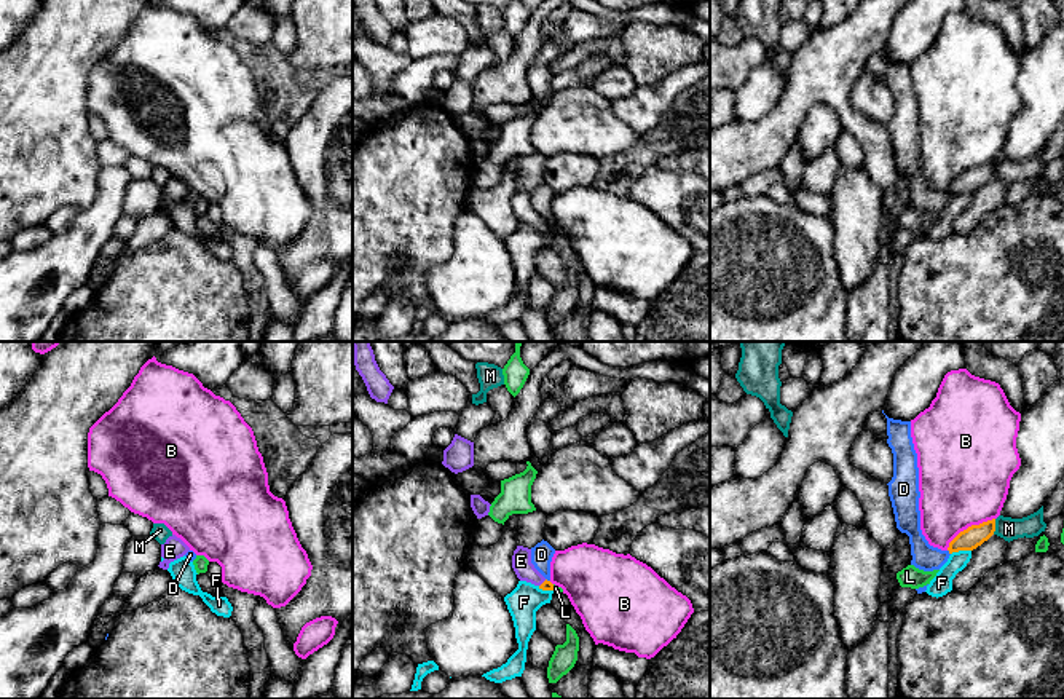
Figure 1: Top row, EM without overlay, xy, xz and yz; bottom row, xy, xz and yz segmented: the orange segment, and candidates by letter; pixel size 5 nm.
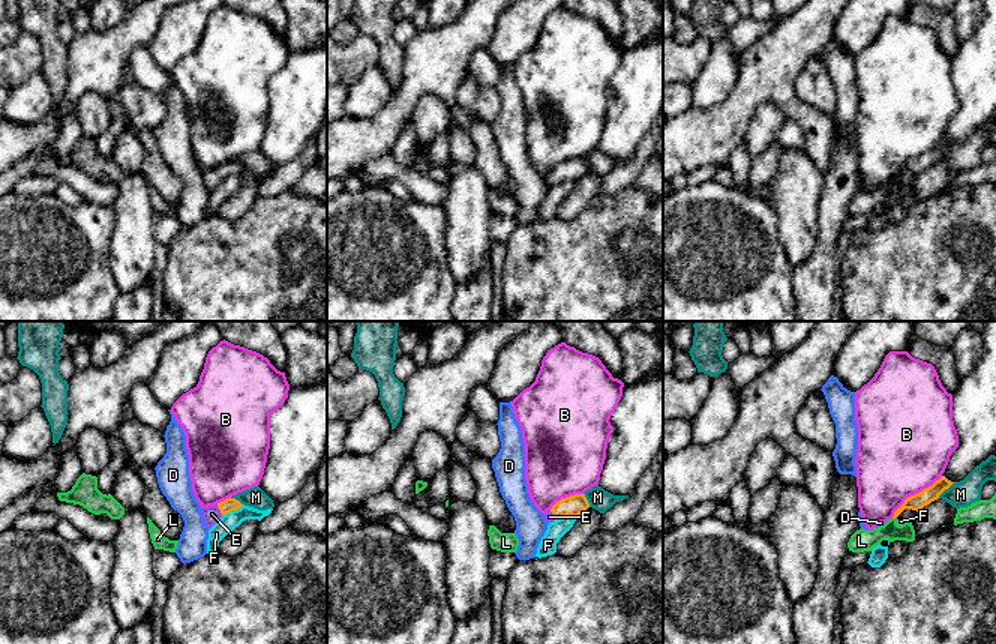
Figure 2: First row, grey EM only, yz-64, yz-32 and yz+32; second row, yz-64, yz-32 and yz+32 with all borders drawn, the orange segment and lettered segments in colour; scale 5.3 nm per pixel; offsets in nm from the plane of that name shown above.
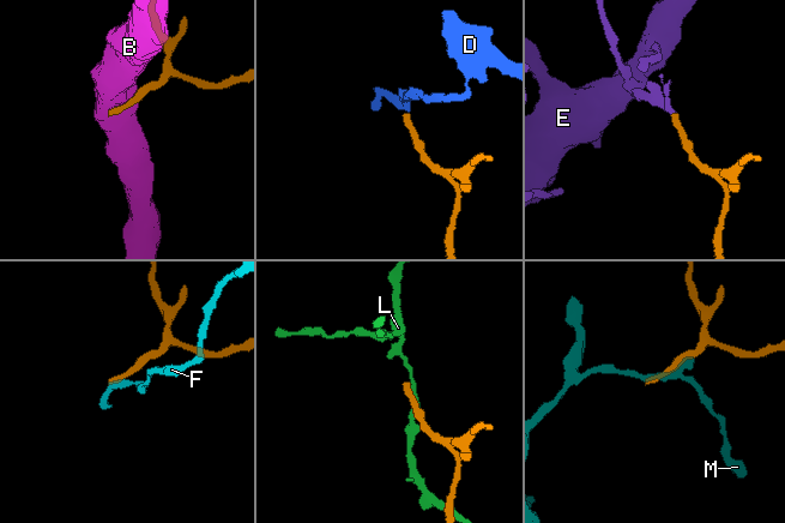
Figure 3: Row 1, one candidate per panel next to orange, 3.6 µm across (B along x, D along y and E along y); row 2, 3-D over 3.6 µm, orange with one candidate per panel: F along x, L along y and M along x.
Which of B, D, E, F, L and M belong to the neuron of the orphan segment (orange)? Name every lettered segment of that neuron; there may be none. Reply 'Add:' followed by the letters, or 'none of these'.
Add: E

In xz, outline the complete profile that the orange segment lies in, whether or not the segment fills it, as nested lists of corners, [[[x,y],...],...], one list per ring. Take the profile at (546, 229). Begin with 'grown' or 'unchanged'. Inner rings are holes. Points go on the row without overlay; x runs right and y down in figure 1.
grown; [[[517,188],[512,198],[512,211],[520,223],[531,225],[542,233],[554,233],[554,227],[531,206],[531,192]]]

